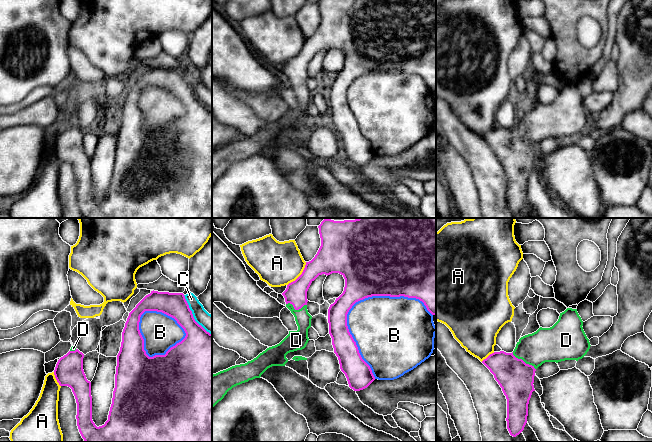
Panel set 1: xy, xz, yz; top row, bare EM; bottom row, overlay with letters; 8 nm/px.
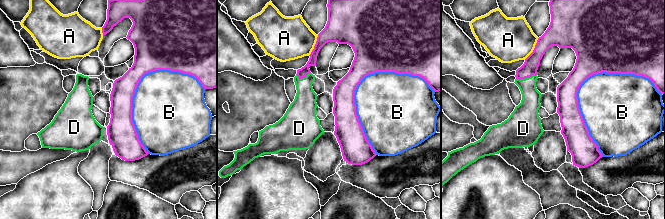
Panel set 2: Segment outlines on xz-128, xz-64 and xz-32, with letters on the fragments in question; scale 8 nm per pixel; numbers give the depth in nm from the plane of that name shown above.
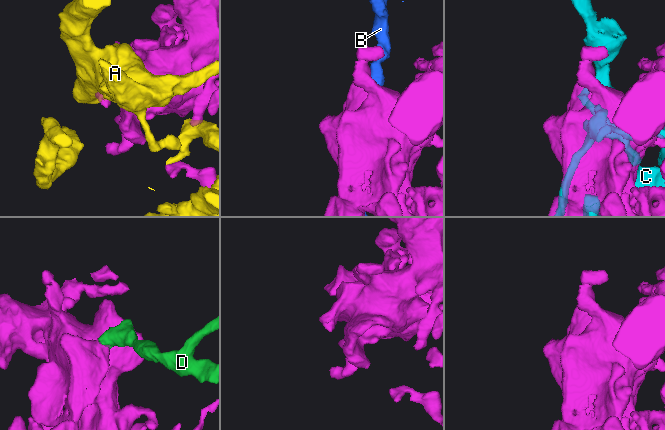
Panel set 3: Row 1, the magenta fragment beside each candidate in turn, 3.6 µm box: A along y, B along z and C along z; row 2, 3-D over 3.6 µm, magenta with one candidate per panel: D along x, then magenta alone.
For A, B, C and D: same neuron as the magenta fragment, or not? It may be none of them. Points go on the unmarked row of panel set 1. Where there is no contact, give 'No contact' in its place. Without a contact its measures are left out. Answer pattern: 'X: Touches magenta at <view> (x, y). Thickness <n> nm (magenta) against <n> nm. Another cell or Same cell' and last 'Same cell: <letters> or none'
A: Touches magenta at xz (300, 51). Thickness 200 nm (magenta) against 360 nm. Another cell
B: Touches magenta at xz (350, 84). Thickness 280 nm (magenta) against 440 nm. Another cell
C: Touches magenta at xy (192, 92). Thickness 280 nm (magenta) against 140 nm. Another cell
D: Touches magenta at yz (522, 136). Thickness 280 nm (magenta) against 280 nm. Same cell
Same cell: D

